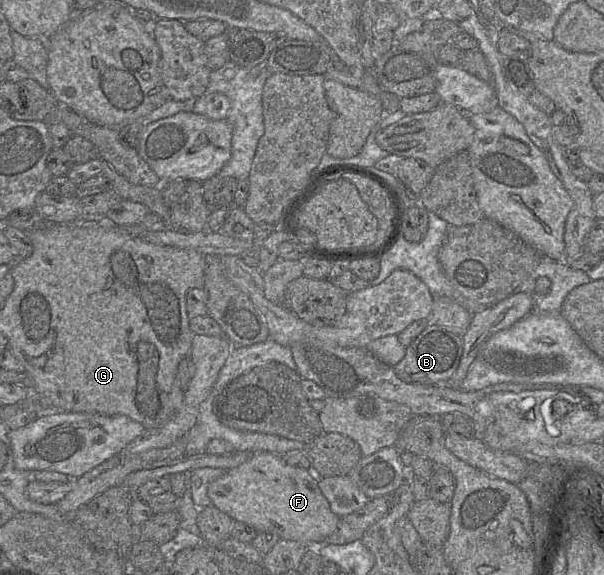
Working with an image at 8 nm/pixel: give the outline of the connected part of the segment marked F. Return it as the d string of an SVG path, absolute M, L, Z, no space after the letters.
M257 451L241 465L228 469L225 474L208 486L207 493L212 505L230 516L234 521L243 522L257 532L276 533L280 539L297 541L309 547L317 547L333 534L340 517L334 514L328 500L318 486L318 477L312 469L288 465L282 455L269 451Z

